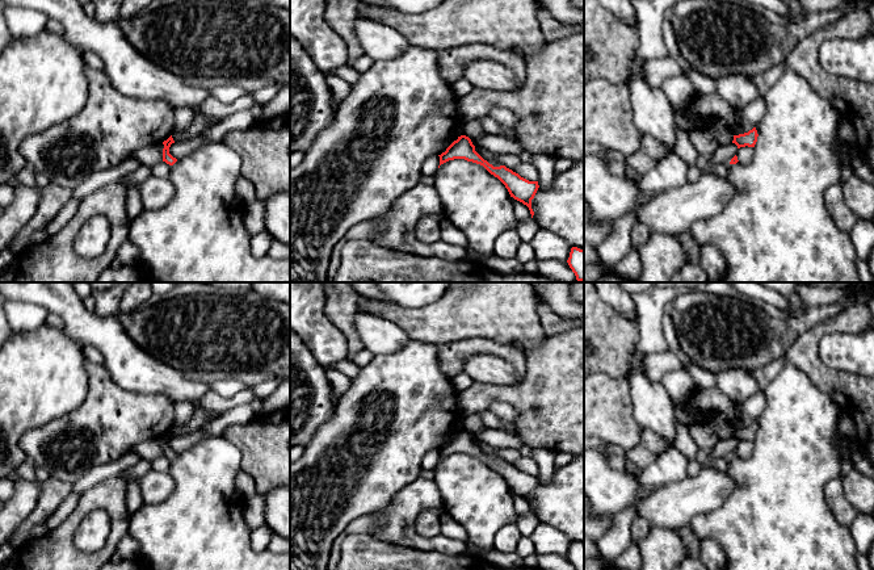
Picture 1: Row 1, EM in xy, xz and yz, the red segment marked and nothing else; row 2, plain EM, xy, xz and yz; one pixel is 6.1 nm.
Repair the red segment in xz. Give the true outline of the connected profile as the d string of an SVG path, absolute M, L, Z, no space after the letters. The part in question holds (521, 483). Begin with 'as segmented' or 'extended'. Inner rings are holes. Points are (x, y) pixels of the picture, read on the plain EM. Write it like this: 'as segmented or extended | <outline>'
as segmented | M466 429L458 431L458 433L454 435L446 443L446 445L438 450L440 460L454 453L465 453L467 456L483 460L491 469L497 471L505 479L510 491L529 502L533 512L534 506L531 503L531 494L534 493L539 482L538 475L529 475L512 464L507 462L505 460L493 461L475 445L475 440Z

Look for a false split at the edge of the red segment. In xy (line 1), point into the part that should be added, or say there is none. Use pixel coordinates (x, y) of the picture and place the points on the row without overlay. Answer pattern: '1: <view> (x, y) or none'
1: none

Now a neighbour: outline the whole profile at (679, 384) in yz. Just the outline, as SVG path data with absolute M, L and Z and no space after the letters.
M685 369L667 372L660 382L675 402L685 401L696 387L692 376Z

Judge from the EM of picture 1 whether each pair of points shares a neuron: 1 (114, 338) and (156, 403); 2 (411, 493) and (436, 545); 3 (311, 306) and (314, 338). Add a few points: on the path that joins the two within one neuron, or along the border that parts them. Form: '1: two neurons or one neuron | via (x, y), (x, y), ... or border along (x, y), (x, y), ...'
1: two neurons | border along (121, 386), (129, 390), (160, 393), (173, 402)
2: one neuron | via (410, 508), (410, 532), (420, 543)
3: one neuron | via (311, 314), (314, 330)

